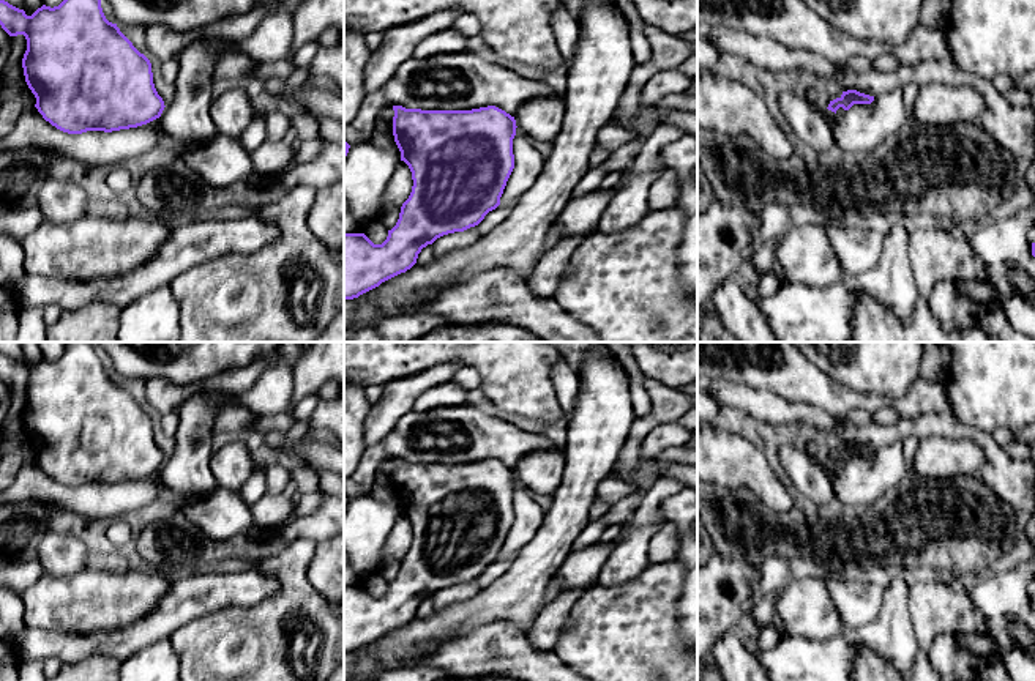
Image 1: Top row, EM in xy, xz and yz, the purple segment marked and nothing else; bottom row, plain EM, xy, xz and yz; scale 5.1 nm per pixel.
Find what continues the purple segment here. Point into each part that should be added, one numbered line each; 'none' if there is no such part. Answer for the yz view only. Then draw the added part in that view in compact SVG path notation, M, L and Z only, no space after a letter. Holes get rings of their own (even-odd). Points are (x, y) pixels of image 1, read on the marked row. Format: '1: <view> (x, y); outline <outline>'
none

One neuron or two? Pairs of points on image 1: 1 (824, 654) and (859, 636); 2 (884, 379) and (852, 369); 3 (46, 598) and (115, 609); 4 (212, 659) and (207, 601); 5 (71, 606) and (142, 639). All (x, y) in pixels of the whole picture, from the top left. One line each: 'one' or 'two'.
1: one
2: one
3: one
4: two
5: two

